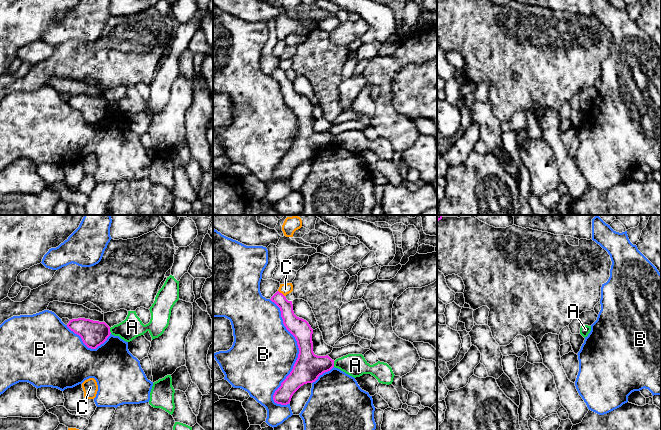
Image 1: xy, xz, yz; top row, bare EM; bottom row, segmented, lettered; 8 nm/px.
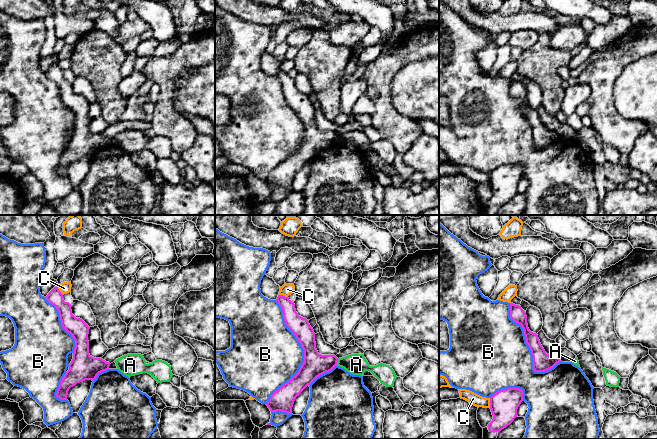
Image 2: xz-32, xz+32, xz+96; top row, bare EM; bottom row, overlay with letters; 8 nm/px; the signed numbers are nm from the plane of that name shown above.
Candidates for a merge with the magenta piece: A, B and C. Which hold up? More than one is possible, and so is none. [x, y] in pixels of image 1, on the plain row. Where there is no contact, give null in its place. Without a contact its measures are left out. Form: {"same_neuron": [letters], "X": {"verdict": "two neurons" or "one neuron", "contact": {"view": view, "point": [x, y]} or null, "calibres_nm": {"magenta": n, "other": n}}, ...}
{"same_neuron": [], "A": {"verdict": "two neurons", "contact": {"view": "xy", "point": [109, 107]}, "calibres_nm": {"magenta": 200, "other": 170}}, "B": {"verdict": "two neurons", "contact": {"view": "xz", "point": [298, 132]}, "calibres_nm": {"magenta": 220, "other": 460}}, "C": {"verdict": "two neurons", "contact": {"view": "xz", "point": [281, 69]}, "calibres_nm": {"magenta": 120, "other": 90}}}

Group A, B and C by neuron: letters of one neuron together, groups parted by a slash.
A / B / C

